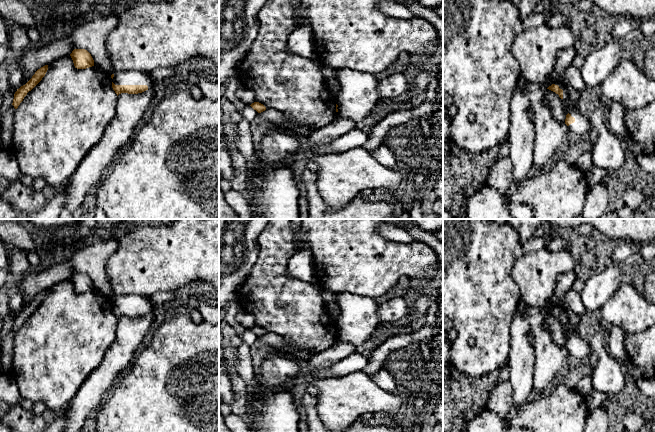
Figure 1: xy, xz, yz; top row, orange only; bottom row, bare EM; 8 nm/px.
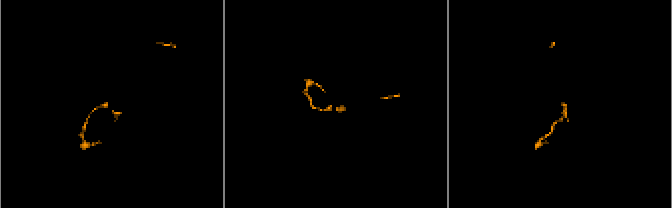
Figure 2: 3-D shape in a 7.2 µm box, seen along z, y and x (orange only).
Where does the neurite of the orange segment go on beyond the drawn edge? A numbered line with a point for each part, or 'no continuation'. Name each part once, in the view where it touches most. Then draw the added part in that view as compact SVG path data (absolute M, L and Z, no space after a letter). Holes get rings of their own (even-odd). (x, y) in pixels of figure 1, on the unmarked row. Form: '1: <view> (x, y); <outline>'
1: xy (126, 301); M141 294L117 295L112 305L115 309L147 309L148 313L157 309L147 296Z

